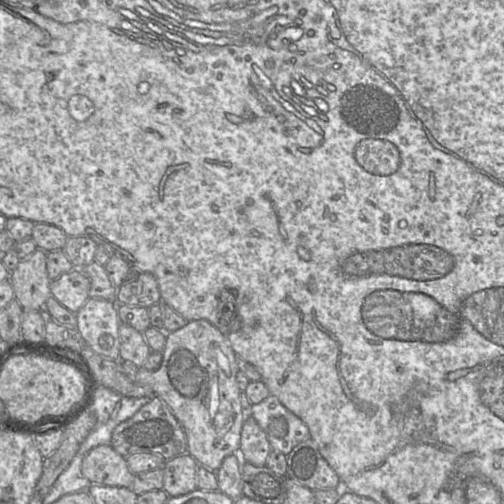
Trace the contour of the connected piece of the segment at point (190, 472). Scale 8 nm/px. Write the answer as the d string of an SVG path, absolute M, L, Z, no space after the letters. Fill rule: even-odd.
M189 453L166 460L163 467L163 488L169 497L181 496L198 489L198 462Z

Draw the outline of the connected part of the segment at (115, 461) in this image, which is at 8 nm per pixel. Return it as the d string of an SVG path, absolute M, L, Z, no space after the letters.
M99 445L91 449L82 461L81 470L92 484L113 487L131 488L135 477L126 457L116 452L111 445Z

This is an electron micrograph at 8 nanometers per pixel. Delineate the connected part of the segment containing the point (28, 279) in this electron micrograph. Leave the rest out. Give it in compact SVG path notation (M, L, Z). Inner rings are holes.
M37 248L31 255L21 259L10 273L14 298L23 310L41 311L50 294L51 280L46 269L47 252Z

